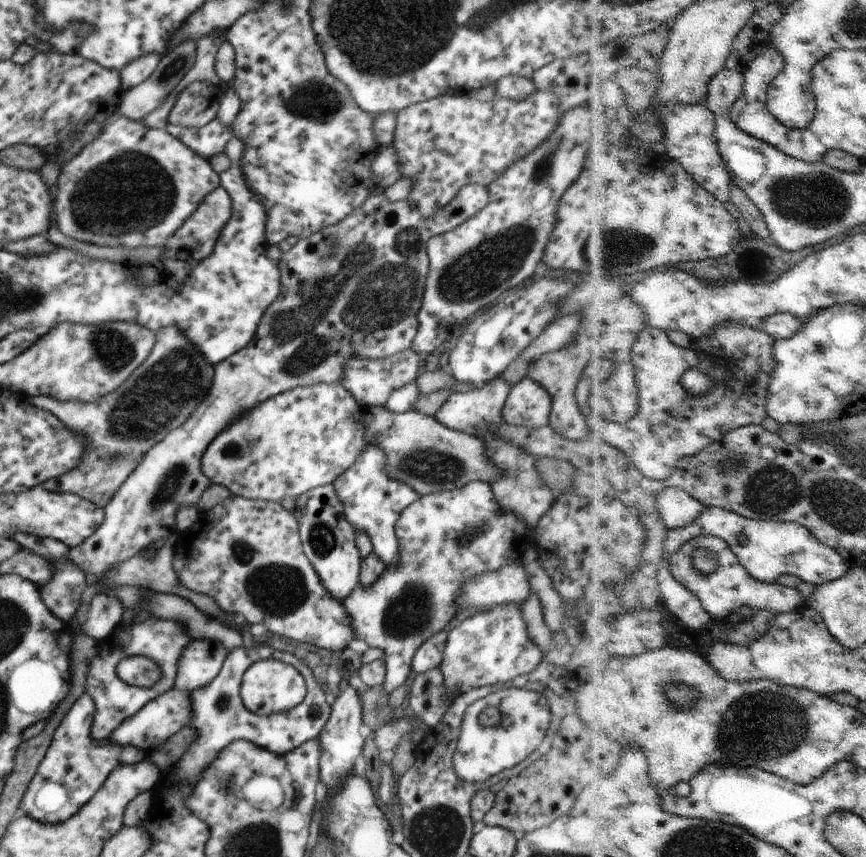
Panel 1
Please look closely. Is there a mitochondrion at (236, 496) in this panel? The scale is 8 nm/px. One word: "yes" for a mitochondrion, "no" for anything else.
no

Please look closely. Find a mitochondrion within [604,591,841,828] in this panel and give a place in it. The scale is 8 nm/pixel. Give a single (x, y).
(764, 724)

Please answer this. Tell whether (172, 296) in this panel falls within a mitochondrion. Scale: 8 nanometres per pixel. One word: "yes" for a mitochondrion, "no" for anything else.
no

